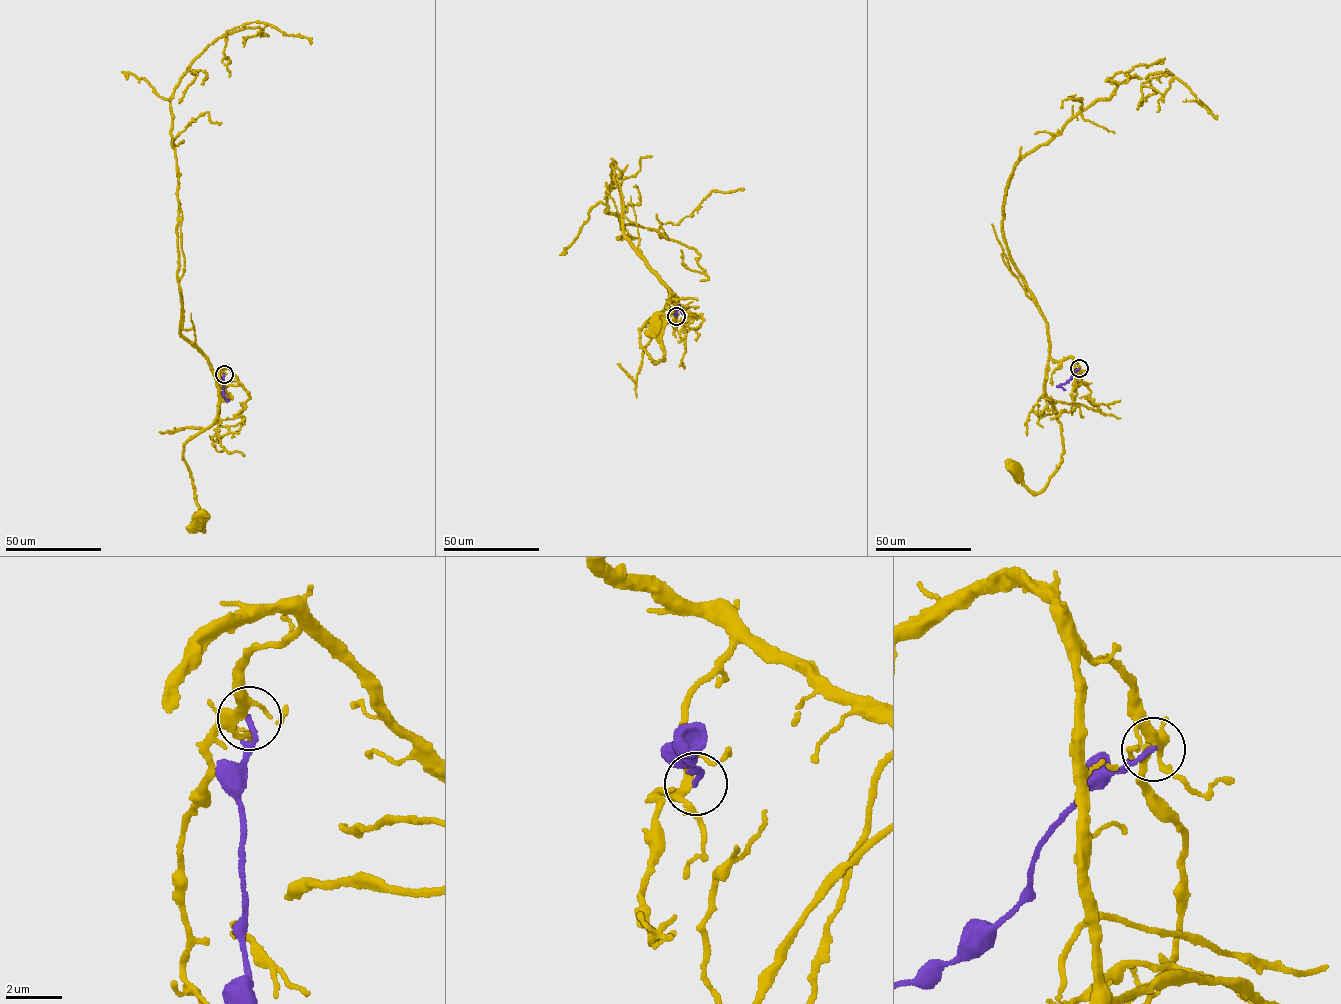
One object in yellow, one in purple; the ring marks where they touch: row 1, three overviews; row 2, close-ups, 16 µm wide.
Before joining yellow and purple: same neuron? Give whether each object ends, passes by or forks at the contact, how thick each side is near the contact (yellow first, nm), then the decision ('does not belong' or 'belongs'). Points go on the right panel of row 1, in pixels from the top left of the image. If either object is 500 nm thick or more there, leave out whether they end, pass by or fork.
yellow forks there; purple ends there; 280 nm thick on the yellow side, 170 nm on the other; does not belong

